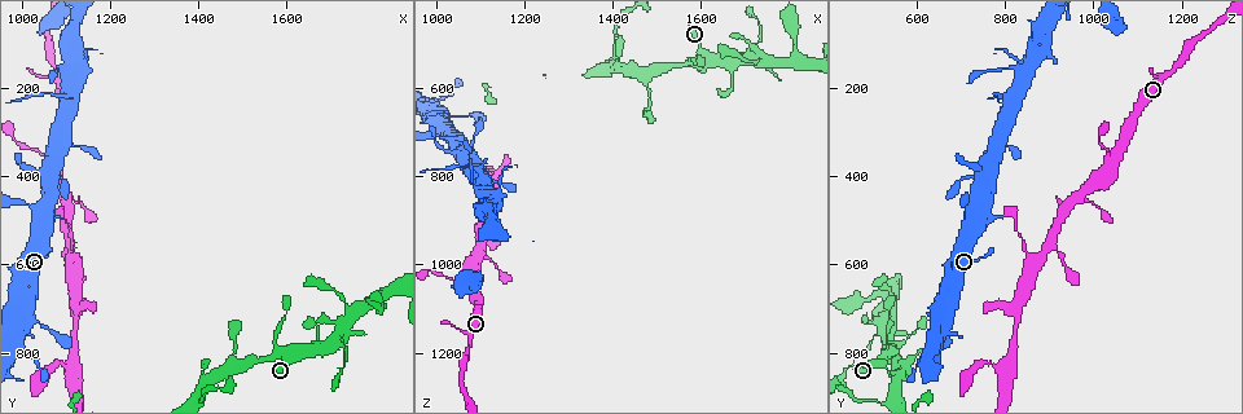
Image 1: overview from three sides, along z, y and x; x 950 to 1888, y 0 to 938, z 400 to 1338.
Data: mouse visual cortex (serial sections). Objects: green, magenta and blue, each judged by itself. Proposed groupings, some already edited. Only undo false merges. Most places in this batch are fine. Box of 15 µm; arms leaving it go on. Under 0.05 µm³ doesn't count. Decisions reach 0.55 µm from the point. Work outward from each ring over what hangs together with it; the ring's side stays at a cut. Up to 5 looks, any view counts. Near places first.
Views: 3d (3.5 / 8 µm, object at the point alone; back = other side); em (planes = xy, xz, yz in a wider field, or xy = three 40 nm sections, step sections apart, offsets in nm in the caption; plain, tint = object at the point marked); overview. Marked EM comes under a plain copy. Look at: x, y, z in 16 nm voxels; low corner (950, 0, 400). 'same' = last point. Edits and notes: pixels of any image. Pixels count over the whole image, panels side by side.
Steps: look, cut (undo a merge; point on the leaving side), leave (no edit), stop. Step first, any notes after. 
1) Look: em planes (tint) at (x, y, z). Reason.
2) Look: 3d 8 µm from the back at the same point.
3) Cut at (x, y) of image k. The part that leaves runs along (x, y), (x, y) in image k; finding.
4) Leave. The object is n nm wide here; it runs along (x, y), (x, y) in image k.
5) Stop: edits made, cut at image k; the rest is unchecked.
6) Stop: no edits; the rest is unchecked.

Look: 3d 3.5 µm from the back at (1115, 580, 885).

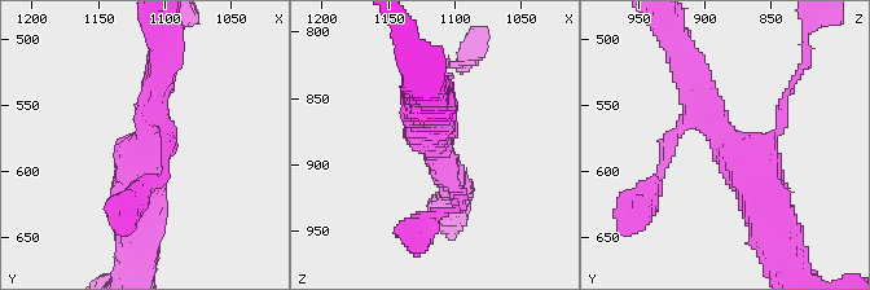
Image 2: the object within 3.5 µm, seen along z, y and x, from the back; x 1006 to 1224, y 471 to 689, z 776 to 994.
Look: em xy step 2 (tint) at (1114, 582, 878). 3 arms meet here; the arms are 150, 400, 500 nm wide.

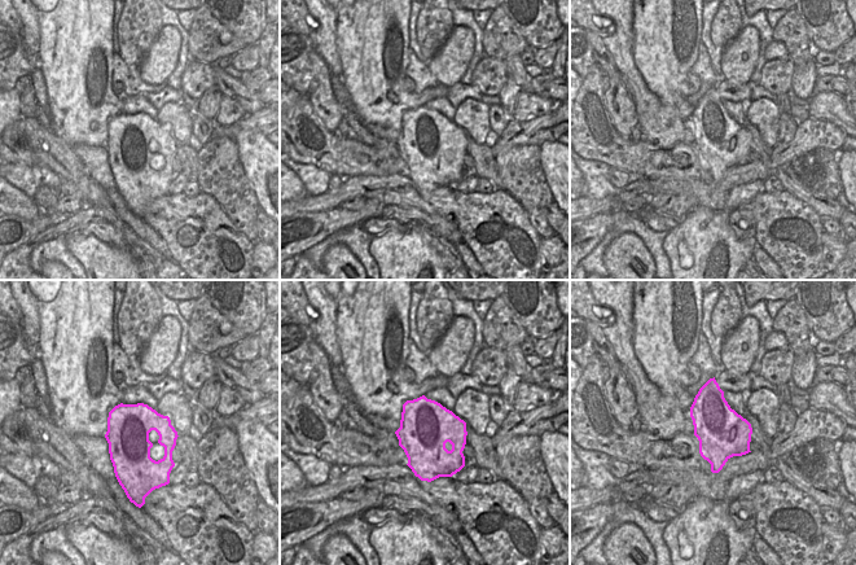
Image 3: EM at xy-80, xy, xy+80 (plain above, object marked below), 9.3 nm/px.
Leave. It runs along (693, 74), (706, 113), (773, 224) in image 2; continuous, no second cell.

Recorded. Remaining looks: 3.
Look: 3d 3.5 µm at (1115, 820, 805). Three-way junction.

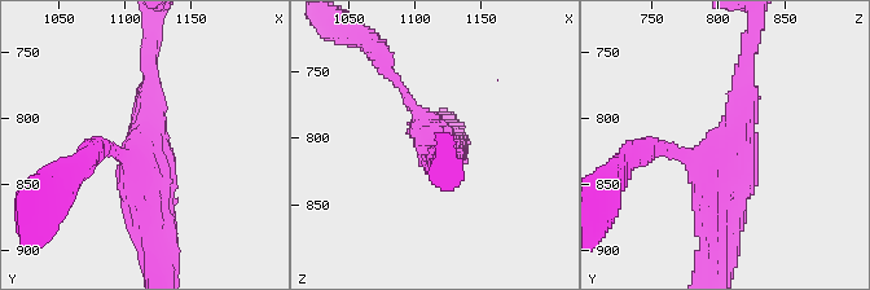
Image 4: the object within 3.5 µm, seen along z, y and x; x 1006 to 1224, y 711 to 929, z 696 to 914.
Look: em xy step 5 (tint) at (1114, 822, 804). 3 arms meet here; the arms are 150, 300, 450 nm wide; now the EM.

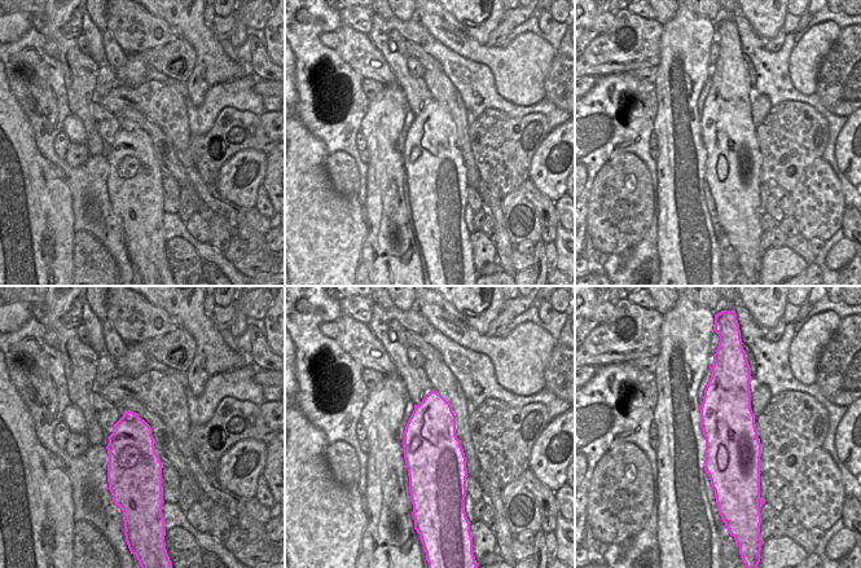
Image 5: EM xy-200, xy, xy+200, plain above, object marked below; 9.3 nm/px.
Look: em xy step 3 (tint) at the same point. Cut it another way.

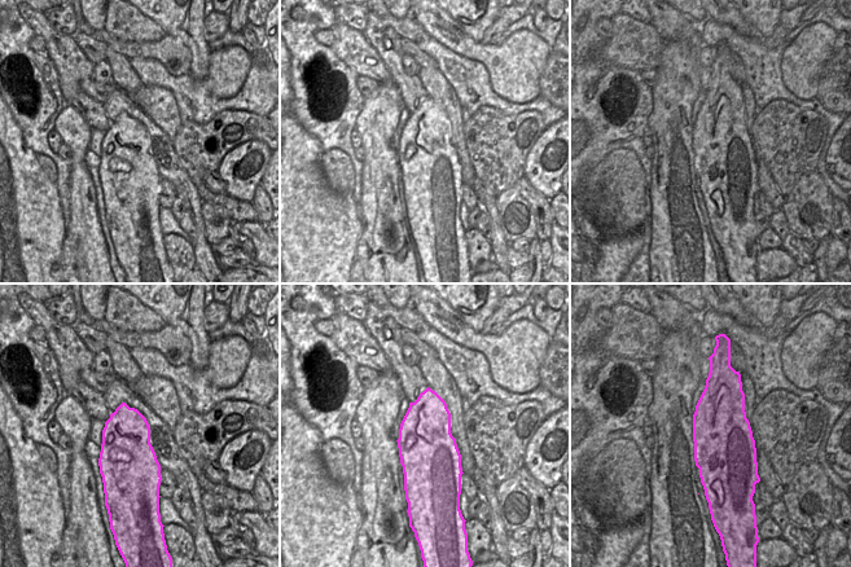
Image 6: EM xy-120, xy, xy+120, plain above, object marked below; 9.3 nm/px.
Leave. It runs along (743, 70), (716, 233) in image 4; all the same cell.

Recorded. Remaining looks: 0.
Stop: no edits; the rest is unchecked.

